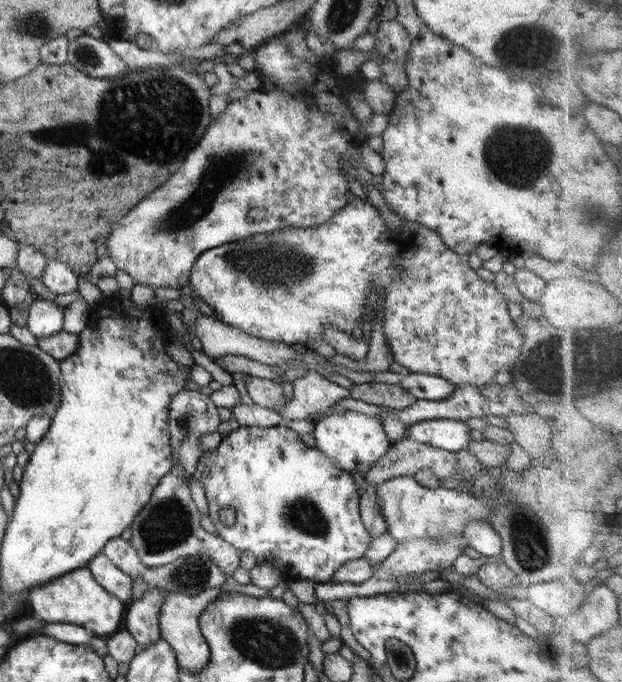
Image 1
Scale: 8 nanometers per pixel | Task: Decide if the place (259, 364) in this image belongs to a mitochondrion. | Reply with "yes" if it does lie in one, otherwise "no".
no

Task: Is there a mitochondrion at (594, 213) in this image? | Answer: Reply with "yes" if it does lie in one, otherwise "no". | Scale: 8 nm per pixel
yes

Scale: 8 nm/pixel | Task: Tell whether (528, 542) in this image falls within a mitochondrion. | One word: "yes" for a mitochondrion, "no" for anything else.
yes

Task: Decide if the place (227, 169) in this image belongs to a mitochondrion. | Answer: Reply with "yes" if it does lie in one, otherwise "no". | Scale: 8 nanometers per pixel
yes

